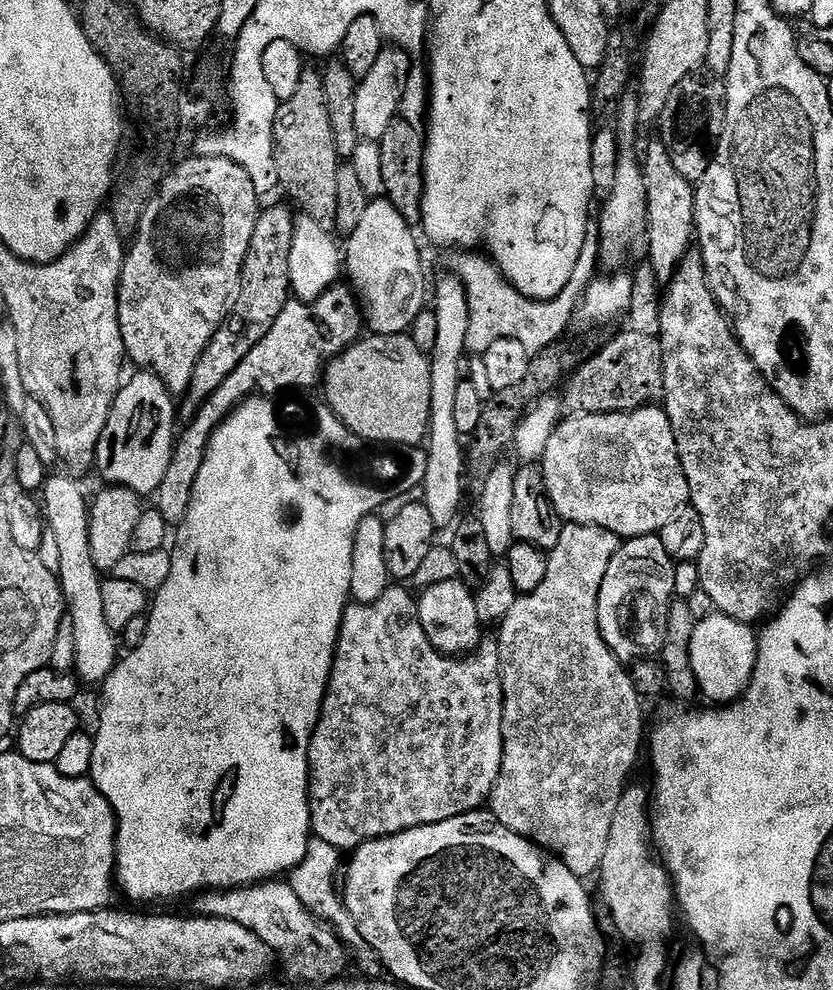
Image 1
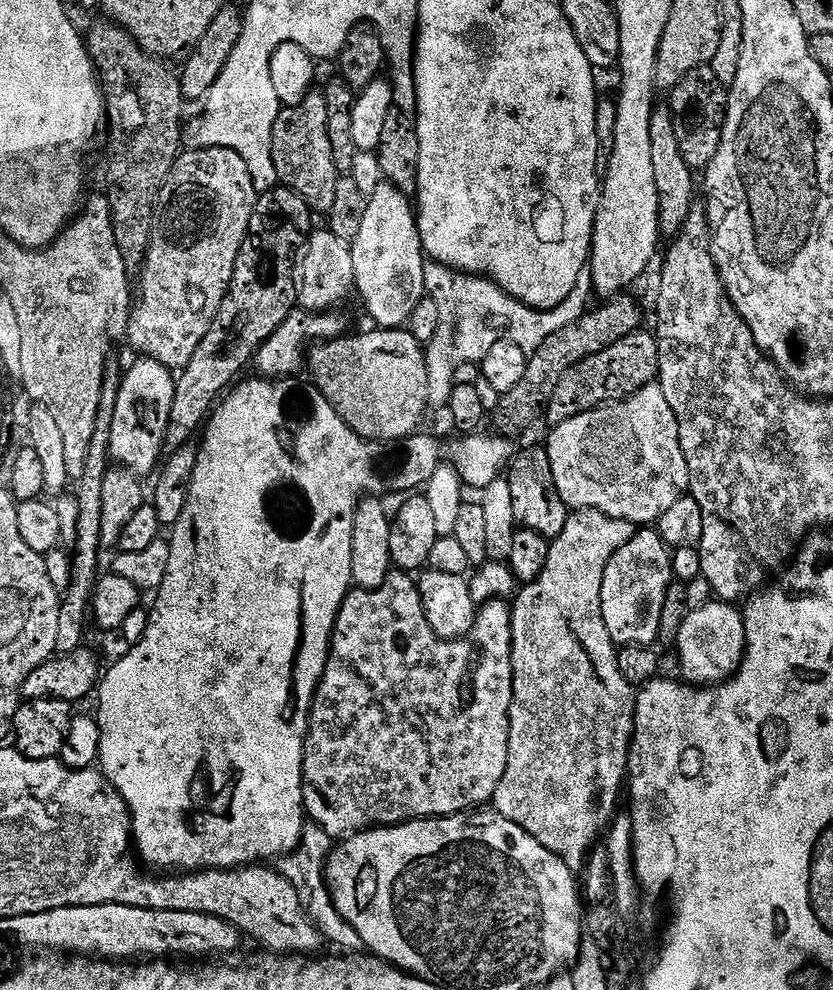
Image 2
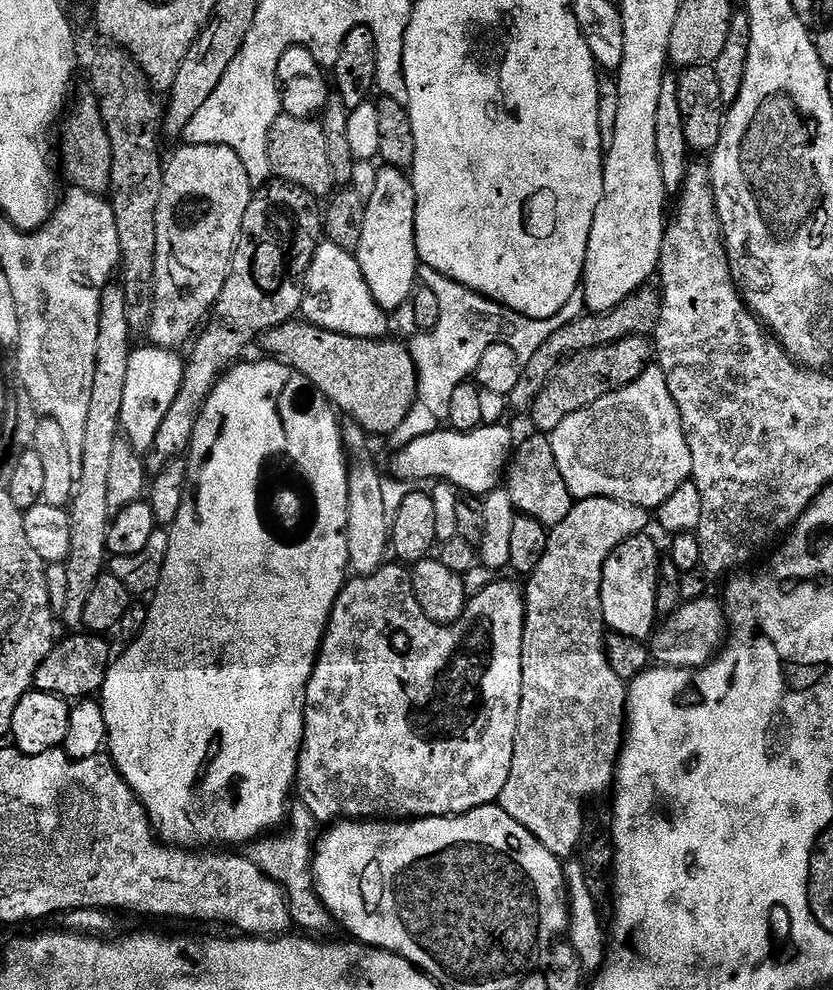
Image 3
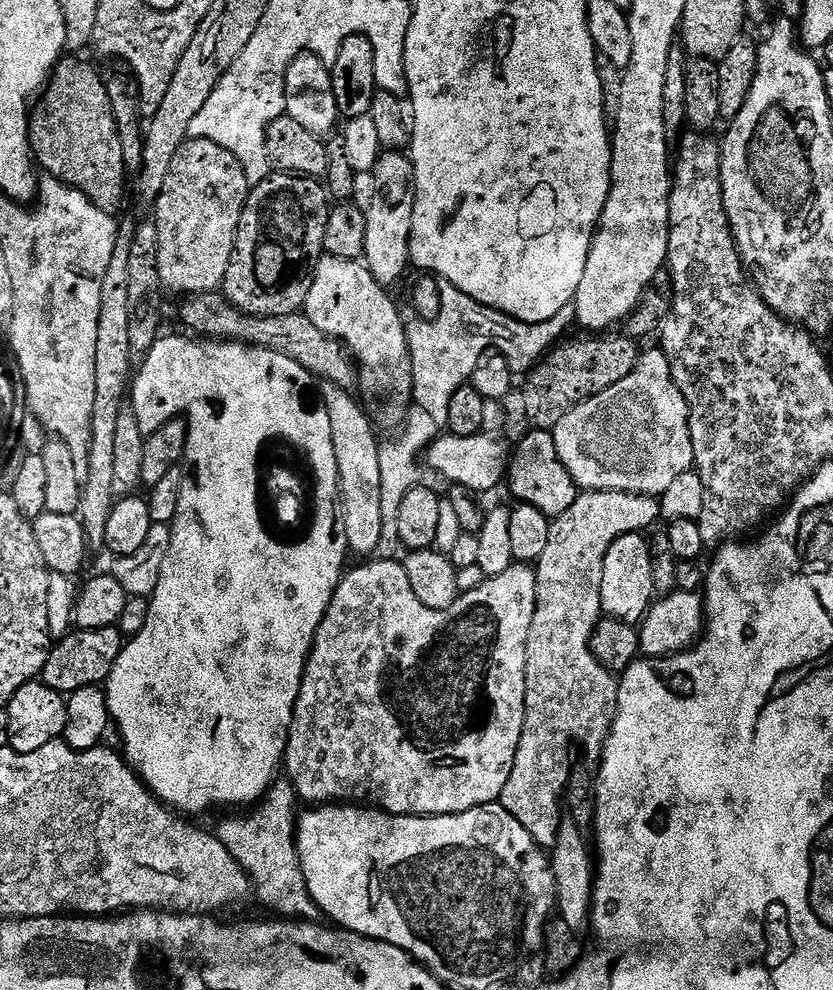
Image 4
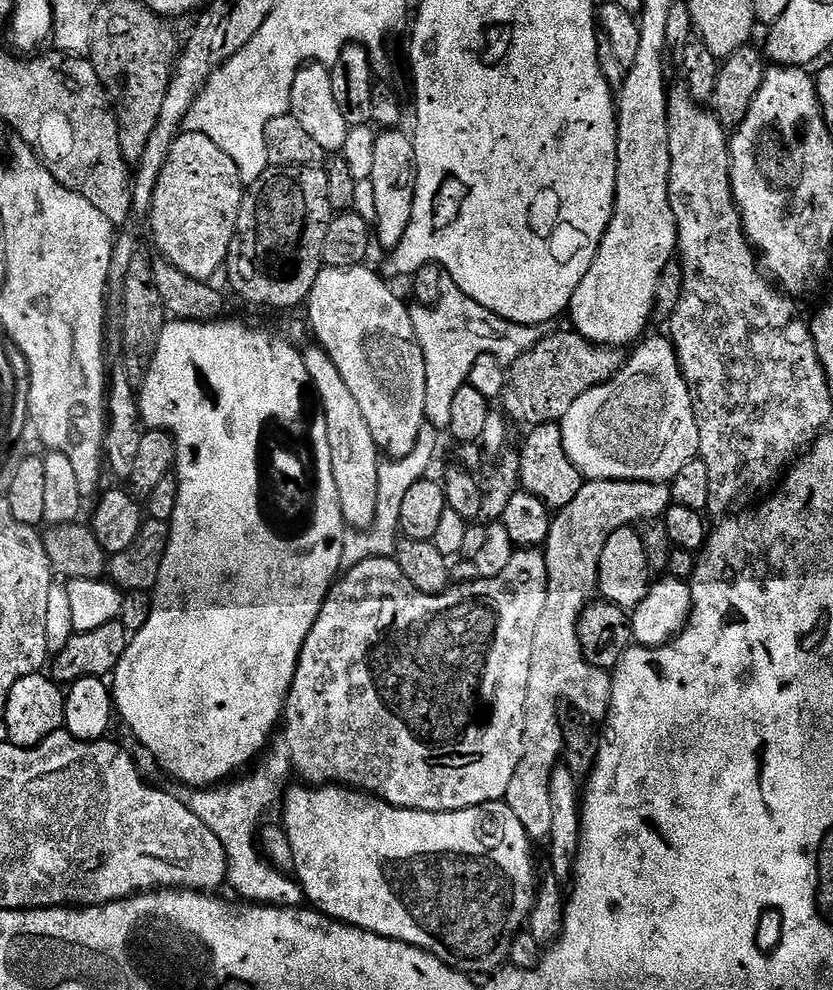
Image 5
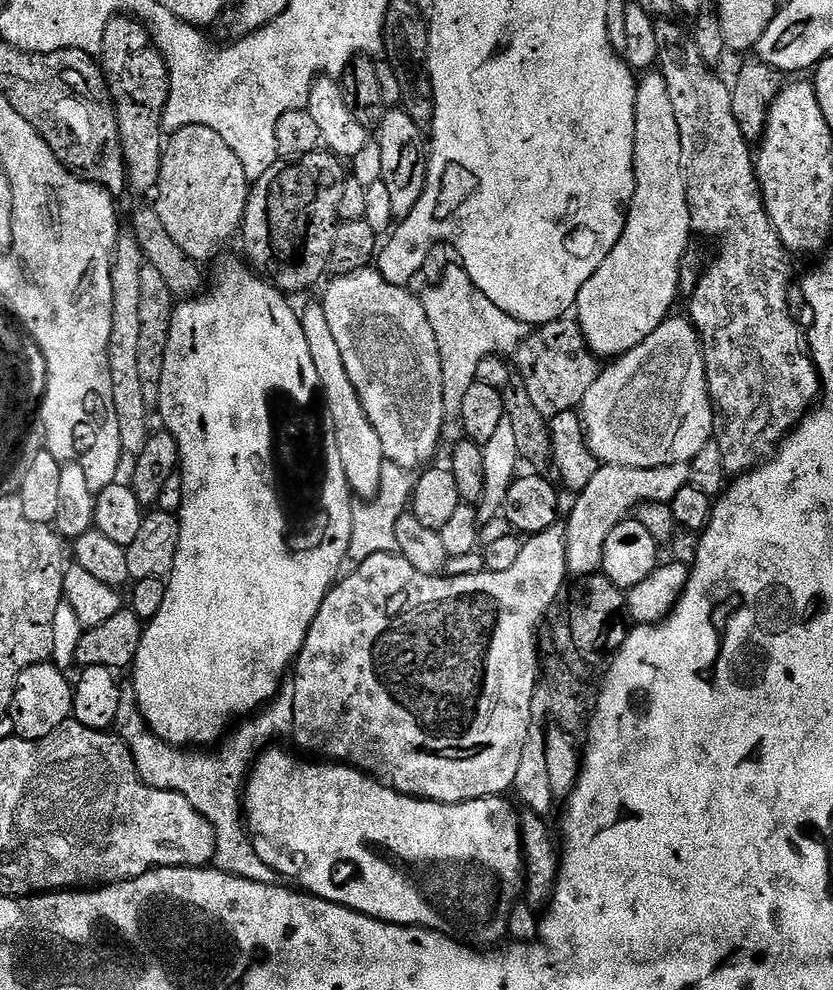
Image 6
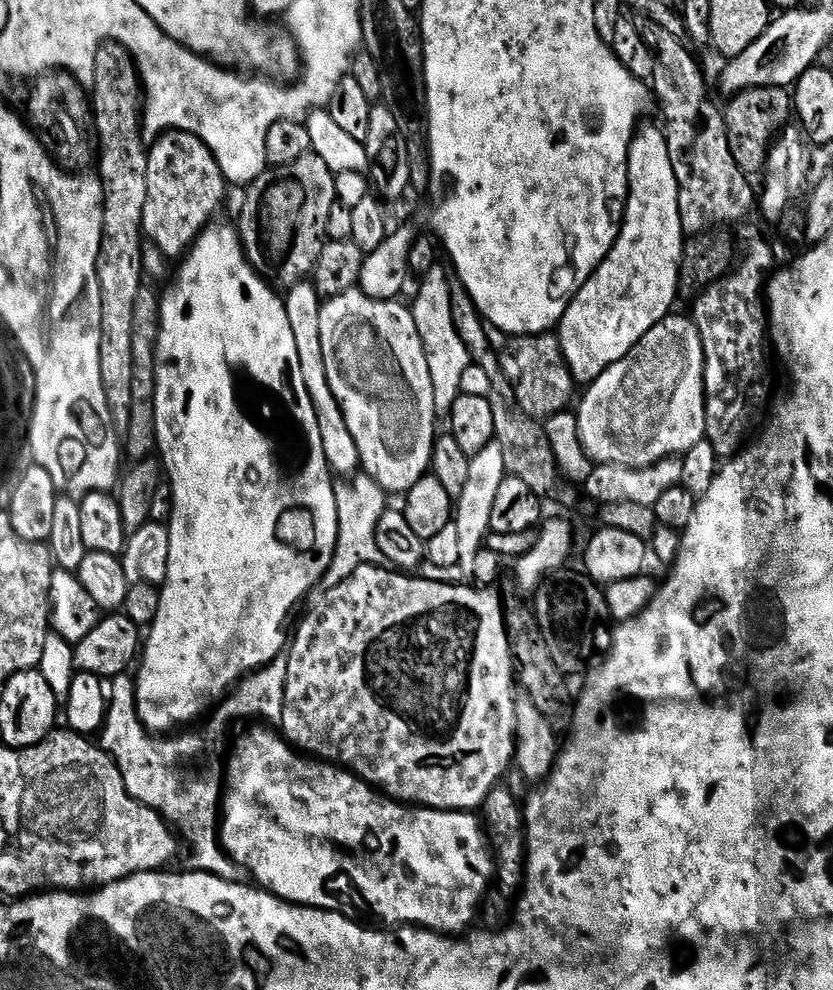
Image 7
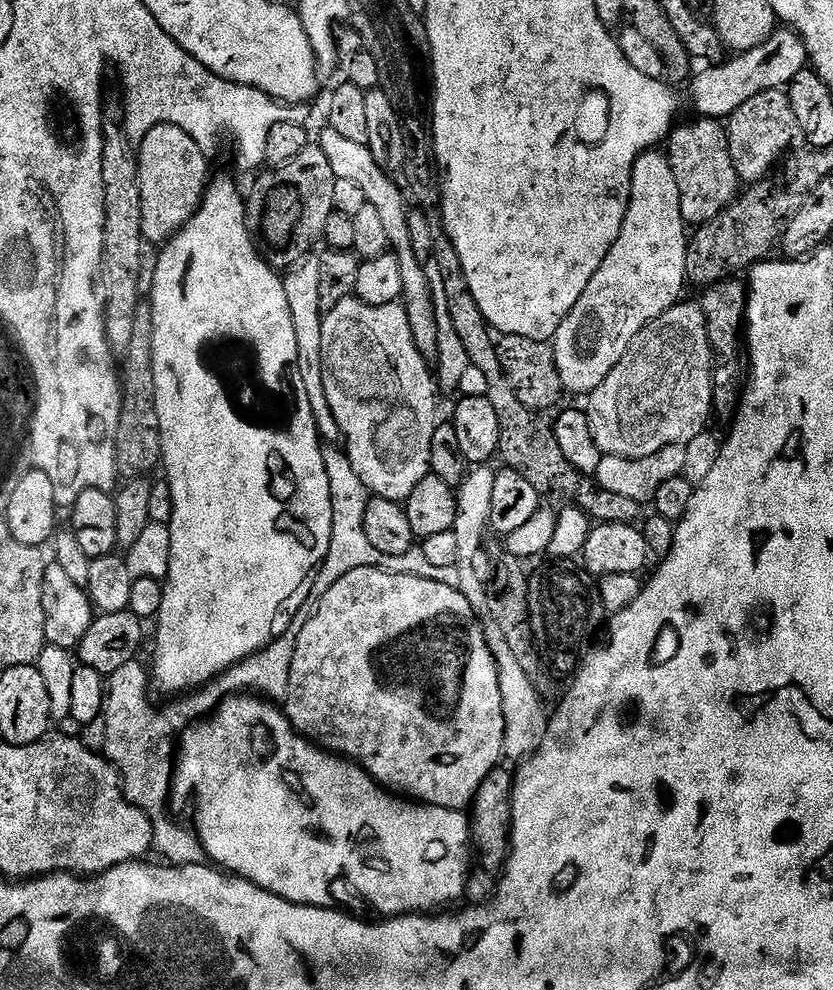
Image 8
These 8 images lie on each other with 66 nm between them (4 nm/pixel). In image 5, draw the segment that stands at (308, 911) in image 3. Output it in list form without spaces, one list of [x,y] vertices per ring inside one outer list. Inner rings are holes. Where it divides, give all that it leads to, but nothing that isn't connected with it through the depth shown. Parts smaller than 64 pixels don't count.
[[[283,746],[274,748],[271,749],[272,756],[263,757],[265,760],[256,776],[241,775],[231,782],[221,782],[209,787],[203,793],[204,809],[200,808],[198,813],[200,820],[206,822],[210,830],[214,830],[214,838],[218,838],[218,842],[222,842],[226,850],[228,859],[226,884],[240,895],[237,897],[241,901],[263,904],[268,908],[299,908],[306,900],[303,888],[291,875],[288,877],[284,872],[275,872],[264,861],[264,856],[256,845],[256,831],[260,828],[260,819],[275,804],[277,807],[283,801],[286,791],[283,780],[287,778],[288,772],[290,776],[287,748]]]

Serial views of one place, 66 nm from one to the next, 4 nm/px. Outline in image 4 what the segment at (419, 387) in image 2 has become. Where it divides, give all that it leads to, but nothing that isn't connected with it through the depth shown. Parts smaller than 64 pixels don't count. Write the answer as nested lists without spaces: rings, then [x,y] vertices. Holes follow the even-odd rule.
[[[221,291],[200,292],[189,295],[180,312],[183,324],[191,333],[213,339],[239,340],[255,347],[272,348],[284,353],[302,365],[308,372],[323,381],[333,382],[349,389],[358,378],[355,361],[350,351],[340,340],[327,335],[310,321],[303,311],[294,314],[256,316],[241,311],[230,303]]]

